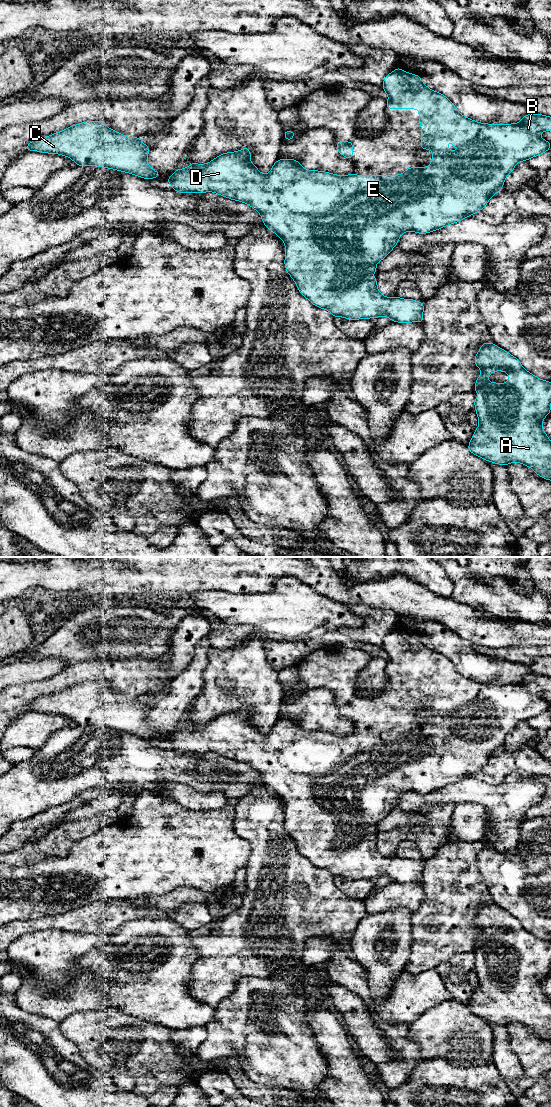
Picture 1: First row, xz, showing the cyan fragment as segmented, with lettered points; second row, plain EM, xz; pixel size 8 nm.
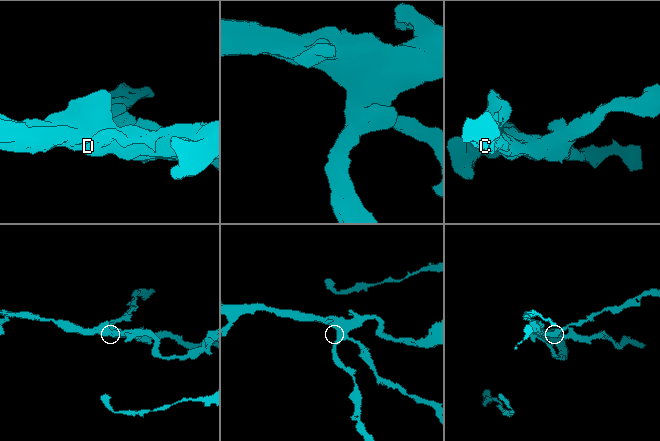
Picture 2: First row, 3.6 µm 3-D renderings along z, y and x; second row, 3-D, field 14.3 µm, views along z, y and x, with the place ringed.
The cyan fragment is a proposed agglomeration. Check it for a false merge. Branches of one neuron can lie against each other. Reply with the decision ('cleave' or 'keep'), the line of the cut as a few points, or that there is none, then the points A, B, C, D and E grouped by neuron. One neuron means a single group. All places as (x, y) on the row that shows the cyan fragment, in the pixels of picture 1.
keep; cut none; groups A B C D E

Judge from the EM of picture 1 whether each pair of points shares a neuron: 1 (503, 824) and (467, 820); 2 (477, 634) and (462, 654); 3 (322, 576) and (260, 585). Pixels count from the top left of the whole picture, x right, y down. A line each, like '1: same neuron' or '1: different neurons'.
1: different neurons
2: different neurons
3: same neuron

